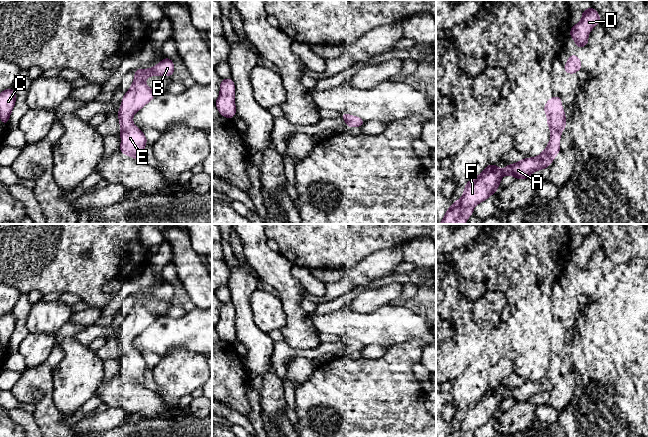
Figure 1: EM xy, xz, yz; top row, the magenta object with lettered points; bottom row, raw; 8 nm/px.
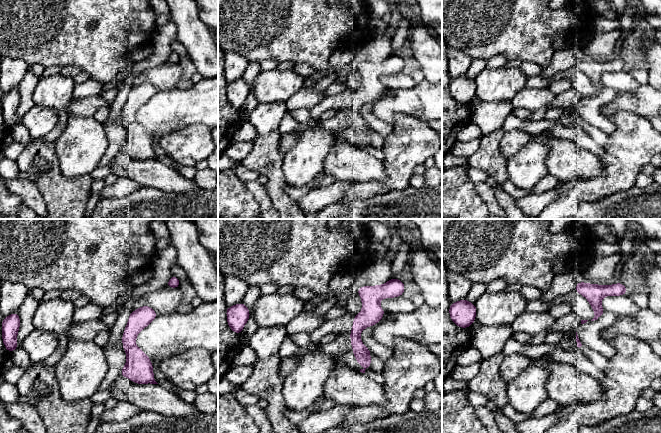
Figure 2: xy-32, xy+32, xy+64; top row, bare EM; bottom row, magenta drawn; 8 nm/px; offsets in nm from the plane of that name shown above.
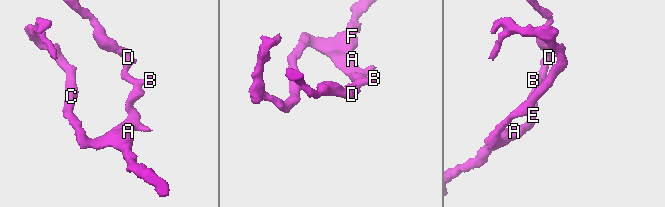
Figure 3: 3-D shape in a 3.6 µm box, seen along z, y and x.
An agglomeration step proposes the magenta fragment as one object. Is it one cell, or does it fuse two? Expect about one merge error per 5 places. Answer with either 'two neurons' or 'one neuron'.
one neuron

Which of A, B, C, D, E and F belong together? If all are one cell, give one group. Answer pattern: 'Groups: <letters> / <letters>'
Groups: A B C D E F

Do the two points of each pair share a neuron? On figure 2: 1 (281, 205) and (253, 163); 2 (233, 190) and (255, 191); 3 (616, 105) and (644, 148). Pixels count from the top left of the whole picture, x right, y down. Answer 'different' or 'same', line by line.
1: same
2: different
3: different

